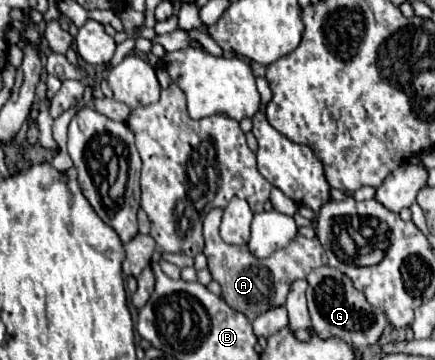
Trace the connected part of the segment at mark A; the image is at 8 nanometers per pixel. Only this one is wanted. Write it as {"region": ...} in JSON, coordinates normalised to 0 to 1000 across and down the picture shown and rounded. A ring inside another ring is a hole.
{"region":[[[501,575],[483,581],[469,603],[469,669],[474,669],[469,708],[478,719],[478,747],[487,758],[487,775],[501,781],[510,797],[510,831],[533,858],[561,869],[575,892],[589,875],[611,869],[616,858],[653,847],[671,781],[703,775],[703,764],[717,747],[749,736],[745,692],[726,658],[703,664],[694,653],[680,653],[662,686],[630,697],[616,719],[593,719],[570,697],[570,681],[524,681],[510,669],[501,647],[506,608],[510,608],[510,581]],[[611,753],[616,753],[616,775],[611,775]]]}

